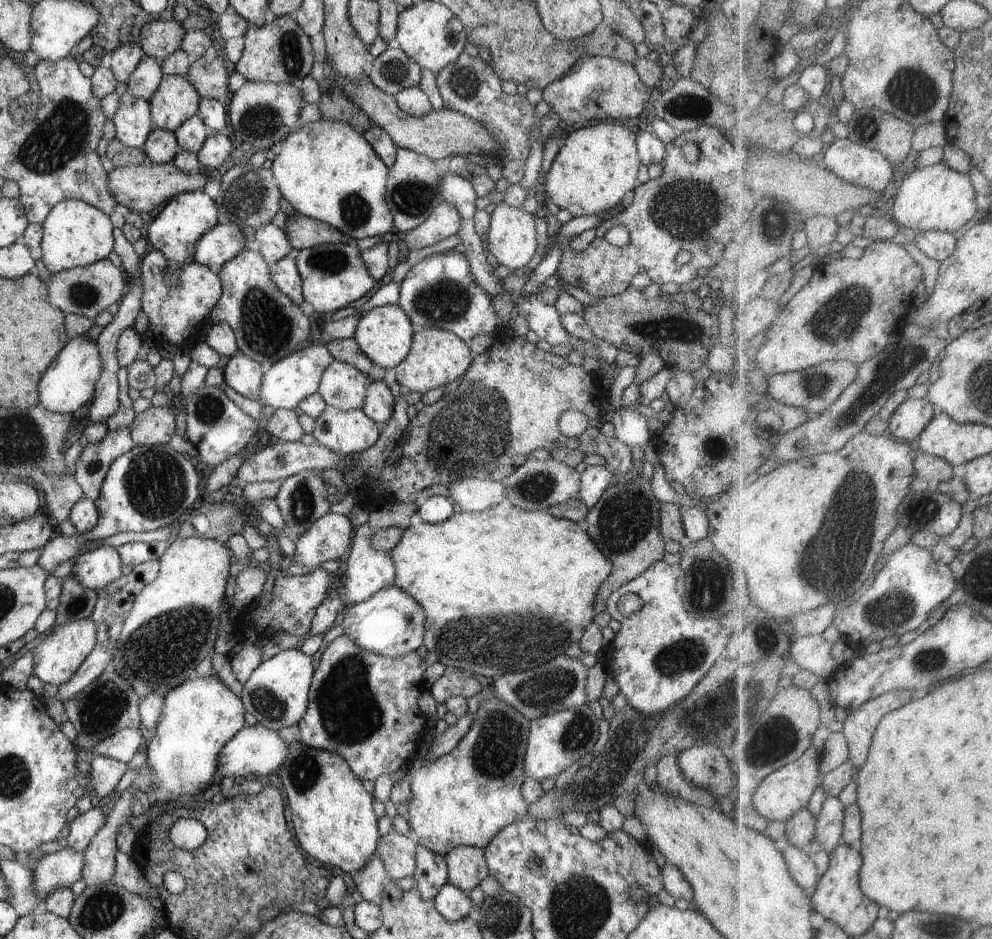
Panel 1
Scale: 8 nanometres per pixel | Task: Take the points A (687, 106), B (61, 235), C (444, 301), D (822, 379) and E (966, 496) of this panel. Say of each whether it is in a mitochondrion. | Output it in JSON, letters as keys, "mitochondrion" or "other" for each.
{"A":"mitochondrion","B":"other","C":"mitochondrion","D":"mitochondrion","E":"other"}

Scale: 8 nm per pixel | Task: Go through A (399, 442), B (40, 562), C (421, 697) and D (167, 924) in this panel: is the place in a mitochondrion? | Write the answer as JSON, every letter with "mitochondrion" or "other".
{"A":"other","B":"other","C":"other","D":"other"}

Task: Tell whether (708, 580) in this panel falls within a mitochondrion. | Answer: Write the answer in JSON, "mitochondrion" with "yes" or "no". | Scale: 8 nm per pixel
{"mitochondrion":"yes"}

